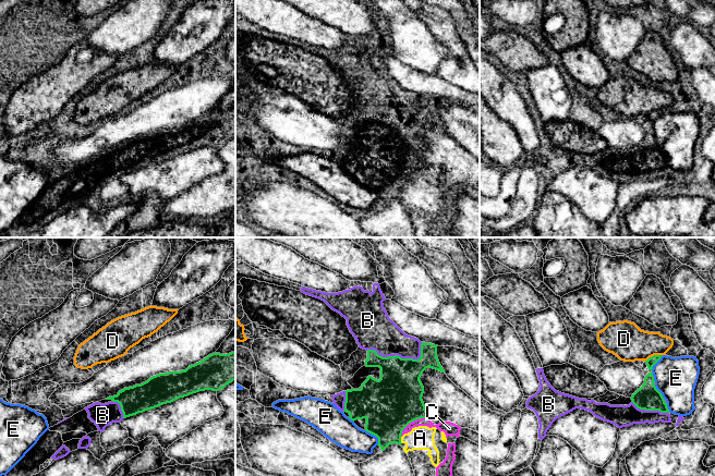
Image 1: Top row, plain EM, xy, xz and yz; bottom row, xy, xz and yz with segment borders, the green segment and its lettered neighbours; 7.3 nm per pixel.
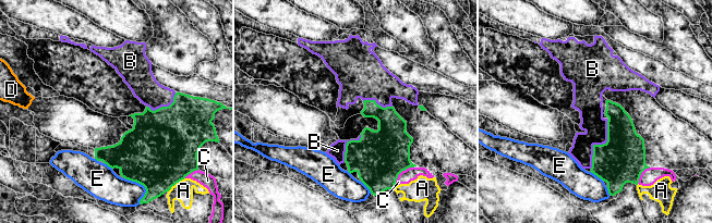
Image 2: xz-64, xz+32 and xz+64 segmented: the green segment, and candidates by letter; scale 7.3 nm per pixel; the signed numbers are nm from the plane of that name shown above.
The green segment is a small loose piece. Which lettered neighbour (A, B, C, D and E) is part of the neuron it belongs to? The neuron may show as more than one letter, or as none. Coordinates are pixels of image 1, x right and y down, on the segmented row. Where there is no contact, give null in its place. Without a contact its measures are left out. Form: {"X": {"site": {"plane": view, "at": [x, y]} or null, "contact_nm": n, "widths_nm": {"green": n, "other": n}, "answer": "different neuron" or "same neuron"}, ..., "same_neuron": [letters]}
{"A": {"site": {"plane": "xz", "at": [400, 440]}, "contact_nm": 50, "widths_nm": {"green": 360, "other": 180}, "answer": "different neuron"}, "B": {"site": {"plane": "xz", "at": [400, 357]}, "contact_nm": 420, "widths_nm": {"green": 340, "other": 260}, "answer": "same neuron"}, "C": {"site": {"plane": "xz", "at": [411, 422]}, "contact_nm": 240, "widths_nm": {"green": 400, "other": 80}, "answer": "different neuron"}, "D": {"site": {"plane": "yz", "at": [653, 356]}, "contact_nm": 140, "widths_nm": {"green": 70, "other": 280}, "answer": "different neuron"}, "E": {"site": {"plane": "xz", "at": [375, 435]}, "contact_nm": 150, "widths_nm": {"green": 400, "other": 200}, "answer": "different neuron"}, "same_neuron": ["B"]}

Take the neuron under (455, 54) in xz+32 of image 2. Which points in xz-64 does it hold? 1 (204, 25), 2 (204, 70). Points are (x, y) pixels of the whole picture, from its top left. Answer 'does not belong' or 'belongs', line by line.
1: belongs
2: belongs

